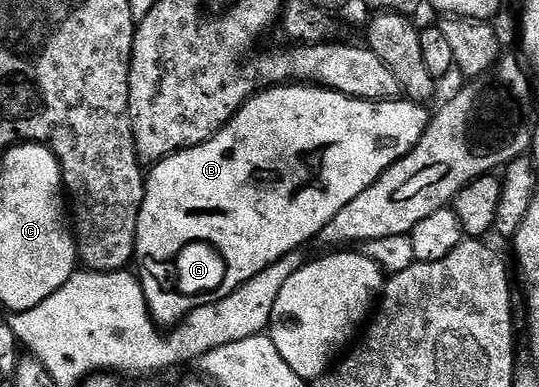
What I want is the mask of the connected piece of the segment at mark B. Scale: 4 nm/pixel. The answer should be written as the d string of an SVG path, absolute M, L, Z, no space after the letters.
M290 83L287 85L274 85L262 88L253 94L248 101L242 105L241 109L229 120L224 127L212 137L210 141L204 141L202 145L196 145L190 149L180 149L178 153L173 153L170 157L164 157L162 161L156 162L152 166L153 170L148 170L145 179L145 194L141 200L141 210L137 220L137 248L136 256L141 261L155 259L161 261L164 257L169 257L169 253L177 253L185 241L197 241L197 237L205 237L205 241L217 241L221 245L221 253L229 257L229 289L235 291L247 279L259 275L259 271L264 269L272 270L279 259L283 259L288 253L296 253L309 240L316 238L371 183L375 183L386 173L391 166L403 155L407 155L419 143L419 139L425 133L431 120L430 110L425 110L424 104L412 99L398 99L395 101L357 101L354 97L348 97L342 93L337 93L334 89L323 89L308 83Z

